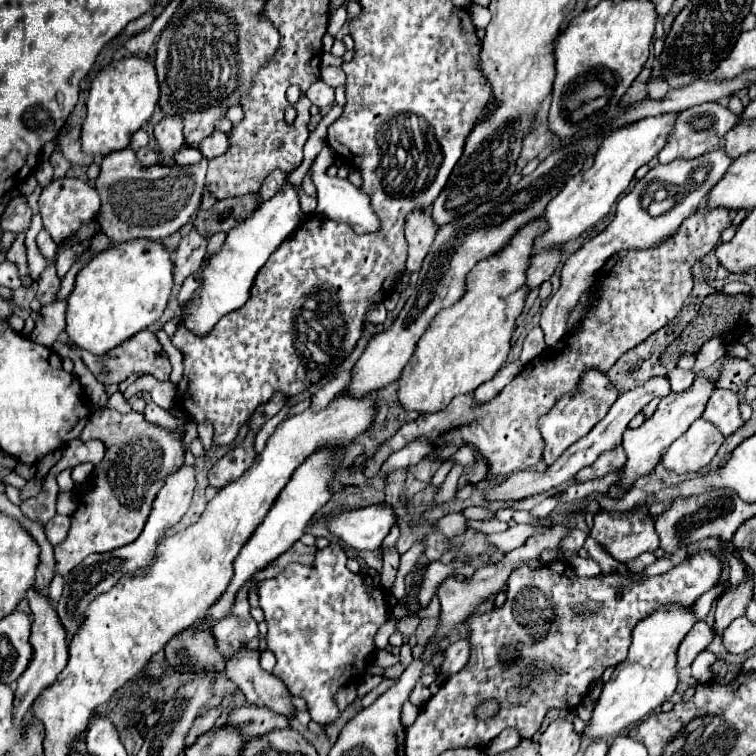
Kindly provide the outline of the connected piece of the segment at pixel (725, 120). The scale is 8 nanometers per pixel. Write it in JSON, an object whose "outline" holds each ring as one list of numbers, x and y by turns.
{"outline":[[707,102,707,104,697,104,689,110,683,110,677,114,673,132,669,132,669,140,665,142,665,148,657,154,661,164,667,164,675,158,697,158,705,152,711,152,713,148,719,146,719,140,735,126,737,114,733,114,729,108,717,104,717,102]]}

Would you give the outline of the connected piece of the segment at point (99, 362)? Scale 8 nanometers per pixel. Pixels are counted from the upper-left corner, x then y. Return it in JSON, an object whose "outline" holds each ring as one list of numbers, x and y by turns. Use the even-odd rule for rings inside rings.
{"outline":[[149,330,145,332,137,332,137,336,133,336,133,340,125,340,125,344,119,344,117,348,113,348,113,352,107,352,105,356,93,356,91,352,79,350,73,346,73,342,65,340,67,346,71,346,71,350,77,350,85,362,85,366,93,372,93,376,103,382,105,386,109,384,119,384,123,382,131,372,139,372,139,374,151,374,157,380,169,380,171,374,171,362,167,358,167,354,163,352,163,346,159,344,157,336]]}

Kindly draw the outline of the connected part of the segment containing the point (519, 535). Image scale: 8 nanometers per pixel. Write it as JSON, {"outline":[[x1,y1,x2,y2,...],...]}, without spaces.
{"outline":[[517,524,513,528,507,528,505,532,487,534,487,542,505,554,505,552,521,546,531,534,533,534,533,528,529,524]]}

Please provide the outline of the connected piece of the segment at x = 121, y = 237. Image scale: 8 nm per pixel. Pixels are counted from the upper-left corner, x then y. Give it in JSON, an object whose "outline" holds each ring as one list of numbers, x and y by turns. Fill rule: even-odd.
{"outline":[[131,148,111,152,103,156,99,168,99,176,95,180,95,190,101,196,99,224,103,234,107,234,113,242,127,242,135,238,163,240,177,232,189,218,197,212,201,202,207,158,203,158,197,166,151,166,143,168,135,158]]}

